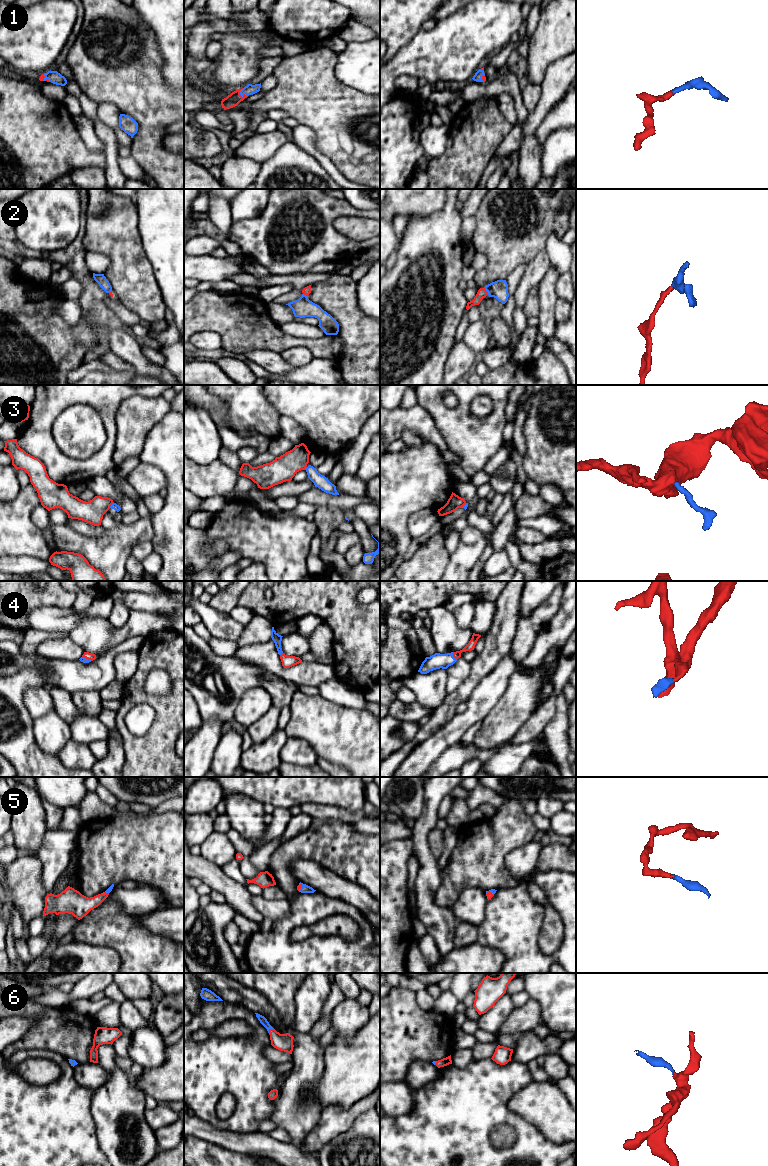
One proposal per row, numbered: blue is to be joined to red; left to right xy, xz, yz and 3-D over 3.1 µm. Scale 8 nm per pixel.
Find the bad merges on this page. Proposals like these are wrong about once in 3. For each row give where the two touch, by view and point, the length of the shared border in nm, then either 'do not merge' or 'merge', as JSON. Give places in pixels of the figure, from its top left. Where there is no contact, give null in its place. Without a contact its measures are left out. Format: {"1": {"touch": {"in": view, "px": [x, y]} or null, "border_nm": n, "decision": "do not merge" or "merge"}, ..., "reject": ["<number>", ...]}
{"1": {"touch": {"in": "xz", "px": [240, 95]}, "border_nm": 90, "decision": "merge"}, "2": {"touch": {"in": "yz", "px": [486, 291]}, "border_nm": 70, "decision": "merge"}, "3": {"touch": {"in": "xy", "px": [111, 504]}, "border_nm": 60, "decision": "do not merge"}, "4": {"touch": {"in": "yz", "px": [453, 656]}, "border_nm": 70, "decision": "merge"}, "5": {"touch": {"in": "xz", "px": [301, 887]}, "border_nm": 70, "decision": "merge"}, "6": {"touch": {"in": "xz", "px": [269, 1030]}, "border_nm": 70, "decision": "merge"}, "reject": ["3"]}

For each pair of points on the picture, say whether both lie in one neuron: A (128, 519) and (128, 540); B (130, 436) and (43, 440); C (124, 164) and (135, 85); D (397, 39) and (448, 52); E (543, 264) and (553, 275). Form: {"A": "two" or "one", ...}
{"A": "two", "B": "two", "C": "two", "D": "two", "E": "two"}

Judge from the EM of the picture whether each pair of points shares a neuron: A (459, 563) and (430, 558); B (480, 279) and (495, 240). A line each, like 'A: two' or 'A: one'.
A: two
B: one

